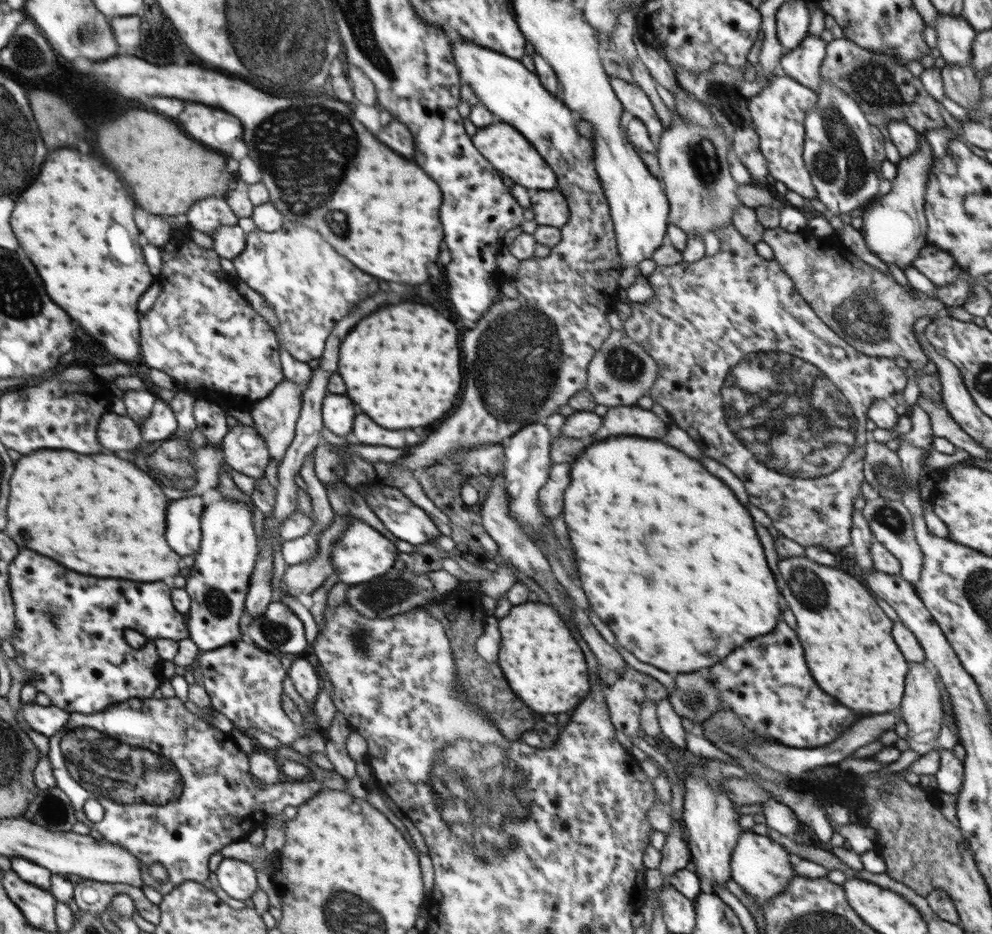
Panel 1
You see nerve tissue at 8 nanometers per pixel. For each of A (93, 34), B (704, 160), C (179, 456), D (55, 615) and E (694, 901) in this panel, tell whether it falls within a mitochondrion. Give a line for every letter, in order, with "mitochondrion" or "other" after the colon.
A: mitochondrion
B: mitochondrion
C: mitochondrion
D: mitochondrion
E: other

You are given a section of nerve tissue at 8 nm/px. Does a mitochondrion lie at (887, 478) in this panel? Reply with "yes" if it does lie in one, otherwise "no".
yes

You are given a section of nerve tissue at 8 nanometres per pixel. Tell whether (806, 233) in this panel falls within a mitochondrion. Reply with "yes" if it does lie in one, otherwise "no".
no

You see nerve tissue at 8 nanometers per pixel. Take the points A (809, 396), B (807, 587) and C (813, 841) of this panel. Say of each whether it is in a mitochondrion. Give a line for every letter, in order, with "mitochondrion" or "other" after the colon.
A: mitochondrion
B: mitochondrion
C: other

